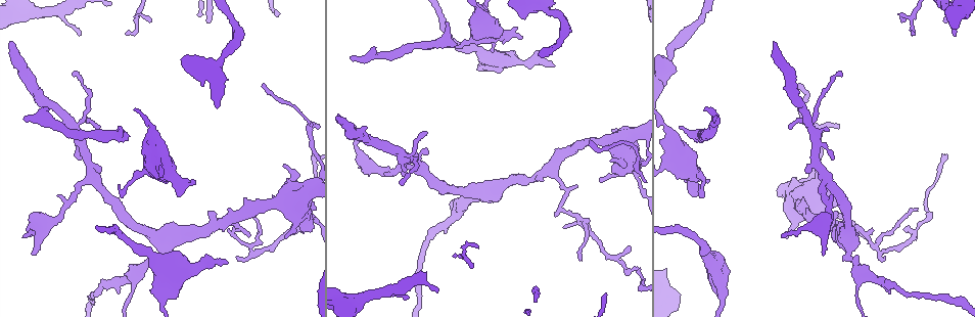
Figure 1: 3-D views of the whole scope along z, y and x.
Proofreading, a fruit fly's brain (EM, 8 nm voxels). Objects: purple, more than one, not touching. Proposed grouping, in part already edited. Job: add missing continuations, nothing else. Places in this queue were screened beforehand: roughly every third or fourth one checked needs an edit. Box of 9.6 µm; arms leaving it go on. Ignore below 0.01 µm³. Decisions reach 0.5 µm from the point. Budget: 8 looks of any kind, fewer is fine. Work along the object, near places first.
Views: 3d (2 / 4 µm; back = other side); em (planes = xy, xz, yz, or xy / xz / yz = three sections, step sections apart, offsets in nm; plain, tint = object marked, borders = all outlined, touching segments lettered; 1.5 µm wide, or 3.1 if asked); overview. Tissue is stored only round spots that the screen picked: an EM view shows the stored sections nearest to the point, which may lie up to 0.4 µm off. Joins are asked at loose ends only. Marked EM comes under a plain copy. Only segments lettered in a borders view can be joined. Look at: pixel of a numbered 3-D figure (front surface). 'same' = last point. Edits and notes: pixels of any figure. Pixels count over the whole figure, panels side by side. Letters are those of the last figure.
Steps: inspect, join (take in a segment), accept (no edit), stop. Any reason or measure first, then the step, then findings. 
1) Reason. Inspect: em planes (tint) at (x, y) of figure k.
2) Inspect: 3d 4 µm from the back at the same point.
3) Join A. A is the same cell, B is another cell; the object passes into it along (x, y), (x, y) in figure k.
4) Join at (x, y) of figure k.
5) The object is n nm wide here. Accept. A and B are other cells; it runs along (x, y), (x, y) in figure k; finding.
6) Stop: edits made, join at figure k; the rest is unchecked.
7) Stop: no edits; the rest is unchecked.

Thick end. Inspect: em xy step 8 (tint) at (194, 184) of figure 1.

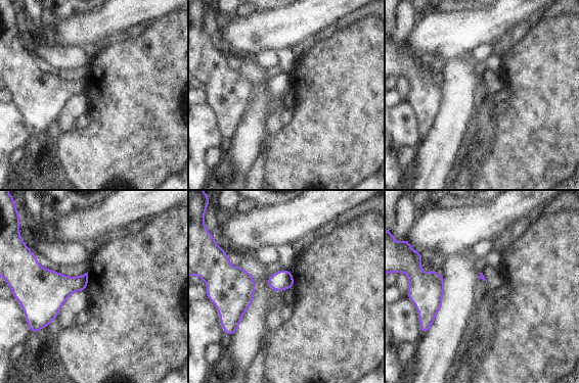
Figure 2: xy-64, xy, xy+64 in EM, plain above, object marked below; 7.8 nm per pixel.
Cut it another way. Inspect: em planes (tint) at the same point.

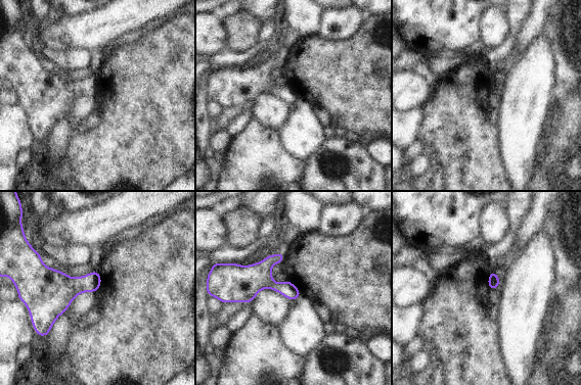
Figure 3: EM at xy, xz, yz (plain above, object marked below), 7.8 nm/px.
Inspect: em planes (borders) at the same point.

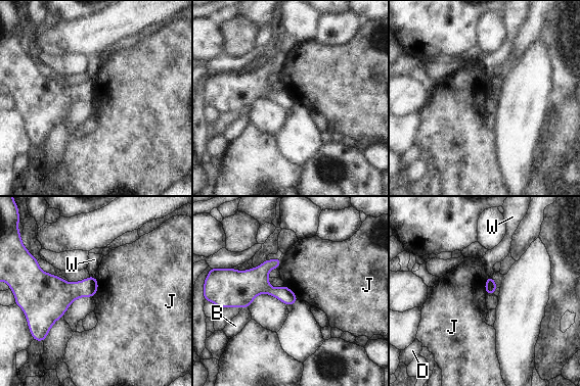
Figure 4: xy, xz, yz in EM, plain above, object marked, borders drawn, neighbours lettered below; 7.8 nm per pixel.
Accept. B, D, J and W are other cells; a border runs along (94, 276), (97, 291), (92, 296) in figure 4; no lettered segment goes on from it.

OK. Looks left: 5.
An open end. Inspect: em planes (borders) at (374, 49) of figure 1.

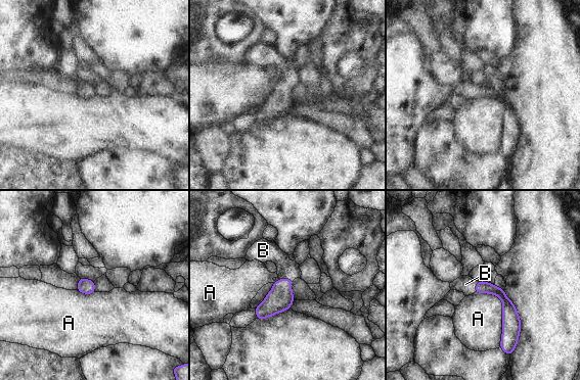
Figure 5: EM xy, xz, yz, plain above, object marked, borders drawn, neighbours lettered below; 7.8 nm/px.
Join B. B is the same cell, A is another cell; the object passes into it along (280, 297), (285, 278), (268, 251) in figure 5; the neuron continues.

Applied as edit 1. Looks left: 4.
Inspect: overview.

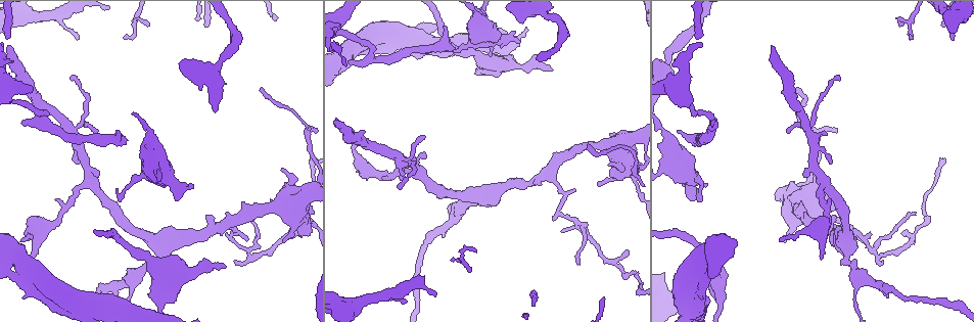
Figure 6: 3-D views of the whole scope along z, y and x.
Free end. Inspect: 3d 4 µm at (782, 240) of figure 6.

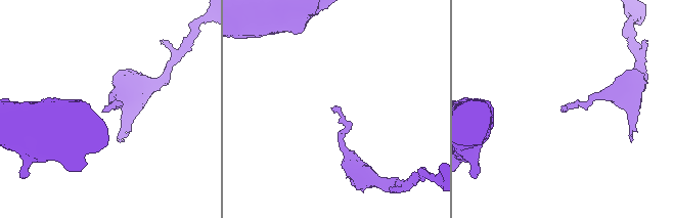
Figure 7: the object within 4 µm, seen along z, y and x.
Inspect: em planes (tint) at (564, 112) of figure 7.

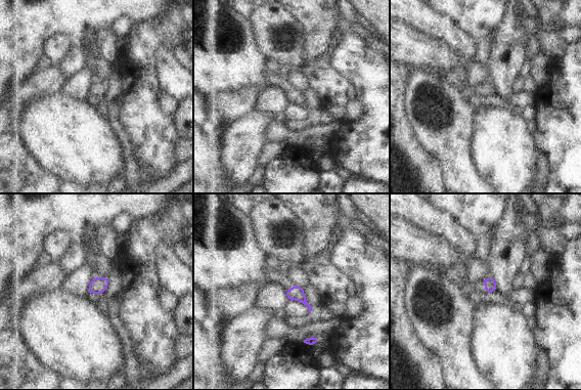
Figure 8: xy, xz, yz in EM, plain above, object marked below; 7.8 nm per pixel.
See the neighbours. Inspect: em planes (borders) at the same point.

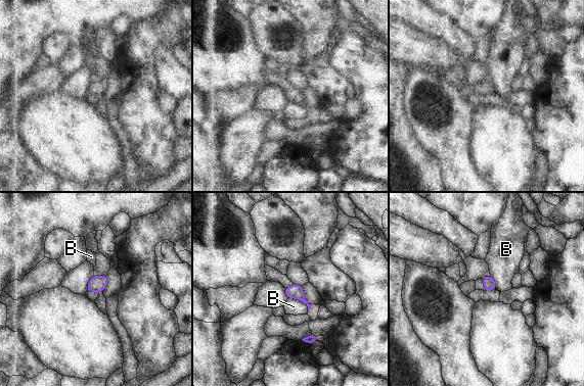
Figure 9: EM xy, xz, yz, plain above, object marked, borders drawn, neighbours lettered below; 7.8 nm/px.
Accept. B is another cell; none of them fits.

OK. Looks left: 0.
Stop: edits made, join at figure 5; the rest is unchecked.

